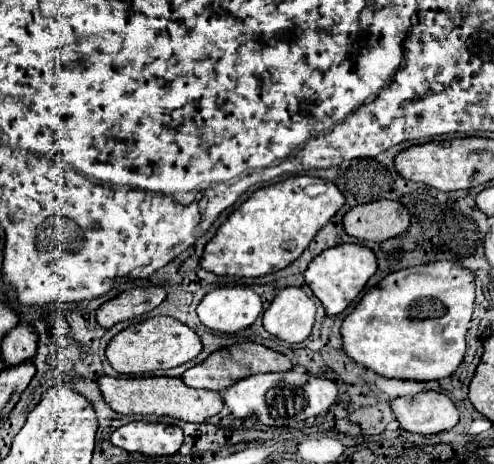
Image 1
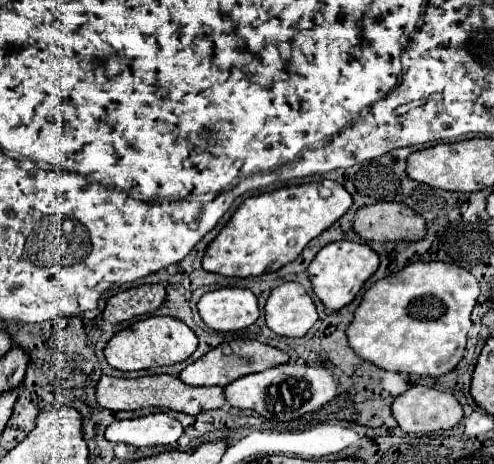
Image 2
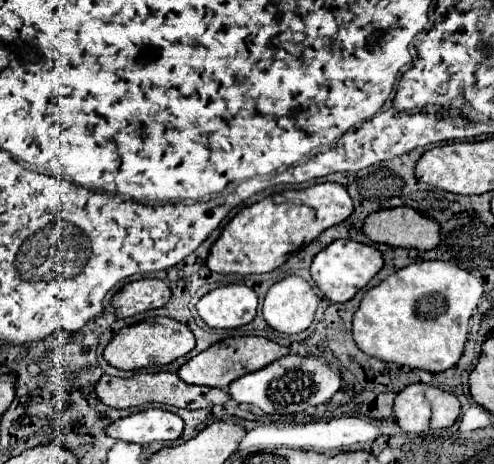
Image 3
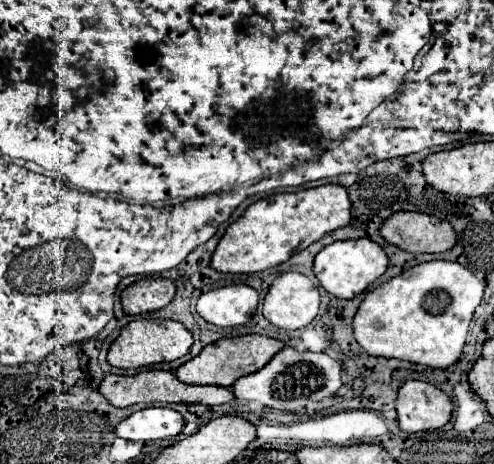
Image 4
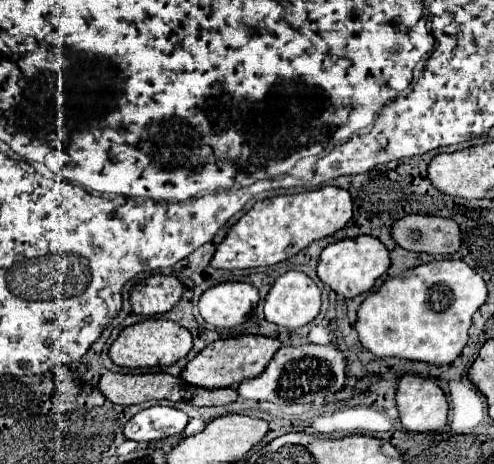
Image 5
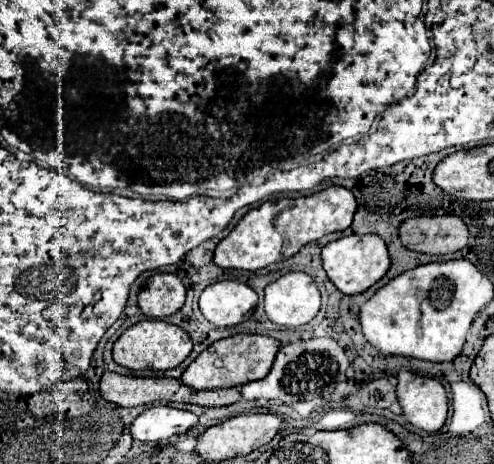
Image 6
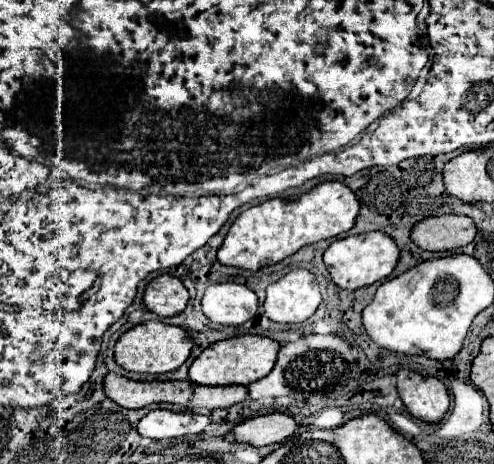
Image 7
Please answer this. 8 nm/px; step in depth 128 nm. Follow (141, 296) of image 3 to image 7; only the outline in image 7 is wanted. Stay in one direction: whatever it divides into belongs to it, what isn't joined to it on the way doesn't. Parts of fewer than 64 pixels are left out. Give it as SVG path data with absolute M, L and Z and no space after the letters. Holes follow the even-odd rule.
M162 274L154 278L144 292L146 308L158 316L182 314L188 304L188 298L190 294L184 288L184 284L170 274Z

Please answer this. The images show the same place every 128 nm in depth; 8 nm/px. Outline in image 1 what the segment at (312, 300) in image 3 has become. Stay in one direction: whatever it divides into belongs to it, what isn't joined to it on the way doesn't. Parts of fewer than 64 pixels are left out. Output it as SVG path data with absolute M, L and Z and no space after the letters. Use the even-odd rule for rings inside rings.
M290 286L276 294L264 312L264 328L284 342L302 342L310 336L316 316L316 304L302 288Z

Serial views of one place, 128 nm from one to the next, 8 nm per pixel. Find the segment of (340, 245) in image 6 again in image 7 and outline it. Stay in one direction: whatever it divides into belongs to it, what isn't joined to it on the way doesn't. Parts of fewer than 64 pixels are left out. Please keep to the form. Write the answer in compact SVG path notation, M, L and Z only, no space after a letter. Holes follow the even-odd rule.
M366 232L356 236L346 236L340 240L334 240L326 252L324 252L324 264L334 280L336 286L346 290L356 290L374 284L376 280L382 280L392 274L400 260L400 250L394 244L394 240L388 238L384 232Z

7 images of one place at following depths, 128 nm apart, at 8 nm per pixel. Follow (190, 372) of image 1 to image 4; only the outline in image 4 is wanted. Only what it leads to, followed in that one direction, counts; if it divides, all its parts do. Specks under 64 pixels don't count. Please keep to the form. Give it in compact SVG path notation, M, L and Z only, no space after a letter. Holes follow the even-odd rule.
M248 334L238 338L226 338L208 344L196 358L188 360L176 370L178 380L184 384L216 384L216 386L232 386L238 378L258 372L262 366L266 366L276 352L280 352L284 344L280 340L260 336L260 334Z

